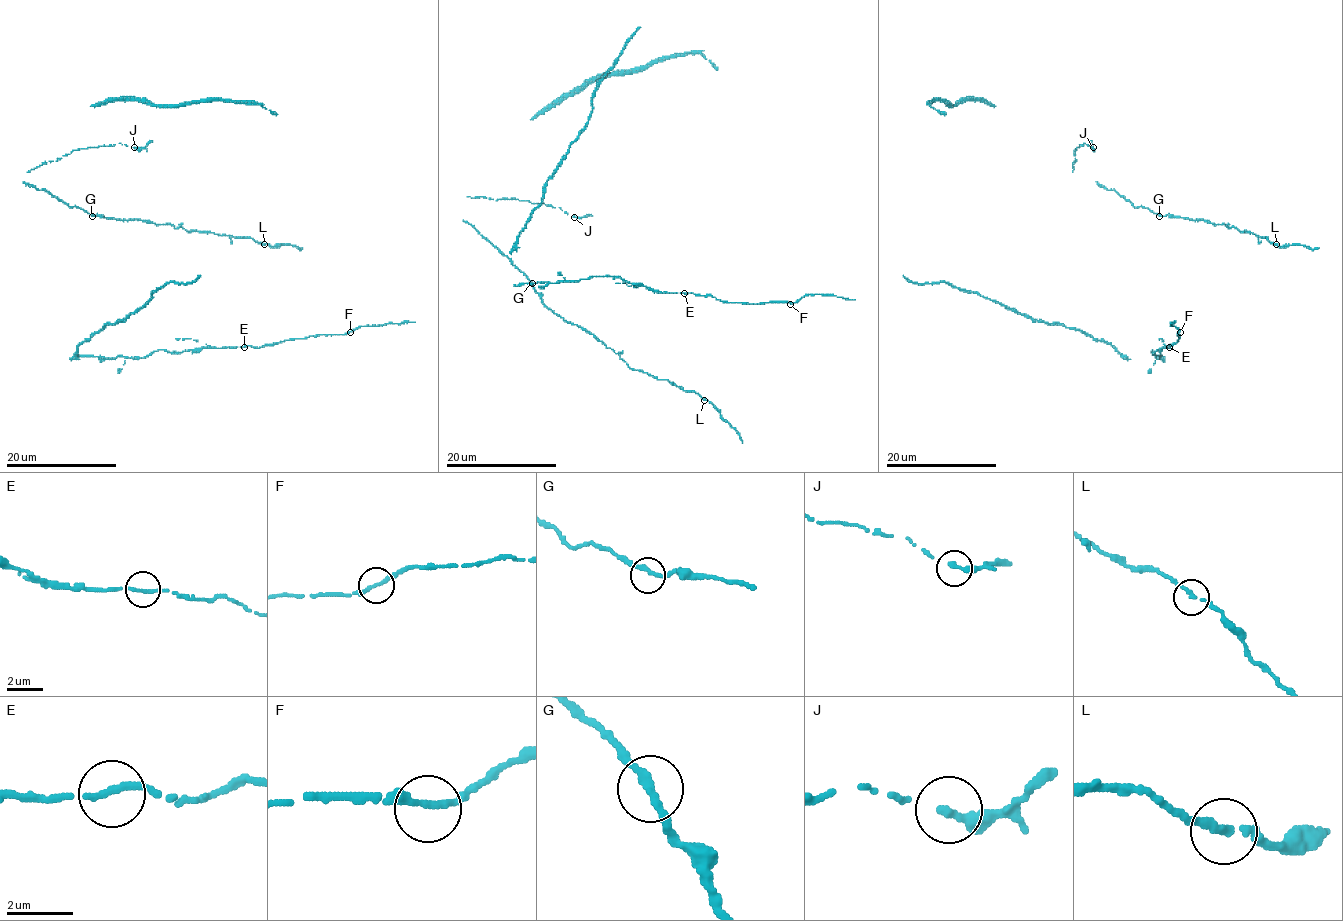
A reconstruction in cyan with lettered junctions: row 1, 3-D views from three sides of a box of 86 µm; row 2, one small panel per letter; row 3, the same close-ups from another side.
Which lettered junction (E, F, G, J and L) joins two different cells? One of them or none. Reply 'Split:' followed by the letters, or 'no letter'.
Split: no letter

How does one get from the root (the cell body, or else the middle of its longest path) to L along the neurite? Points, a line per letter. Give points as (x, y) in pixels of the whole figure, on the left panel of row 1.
L: (90, 213), (122, 220), (137, 219), (171, 224), (187, 231), (253, 238), (264, 245)

